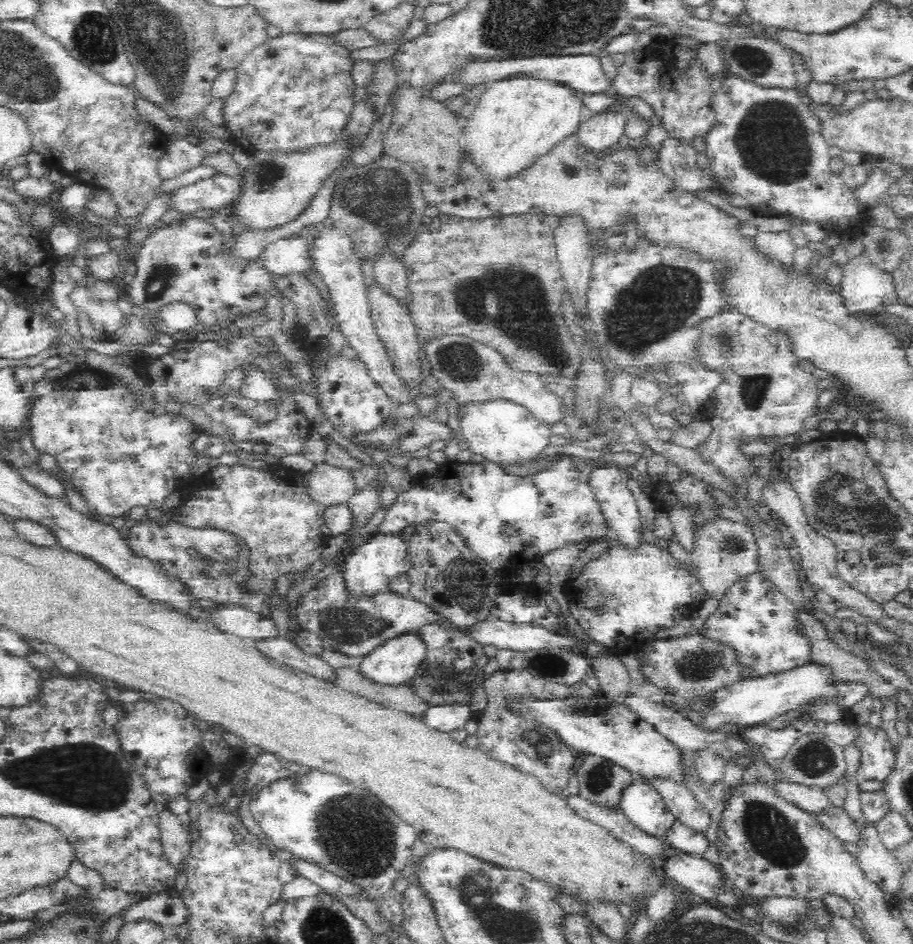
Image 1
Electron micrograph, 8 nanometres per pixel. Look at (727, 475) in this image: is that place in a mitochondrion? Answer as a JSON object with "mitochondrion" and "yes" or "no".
{"mitochondrion":"no"}

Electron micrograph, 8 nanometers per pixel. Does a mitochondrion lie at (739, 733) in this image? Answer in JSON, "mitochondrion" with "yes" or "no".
{"mitochondrion":"no"}

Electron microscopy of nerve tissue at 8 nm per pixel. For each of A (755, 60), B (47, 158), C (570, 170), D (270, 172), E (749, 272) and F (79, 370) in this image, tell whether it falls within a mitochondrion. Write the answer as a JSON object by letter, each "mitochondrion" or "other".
{"A":"mitochondrion","B":"other","C":"other","D":"mitochondrion","E":"other","F":"other"}

